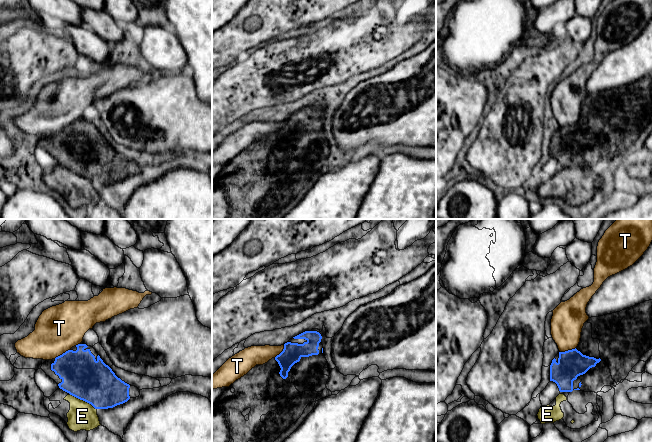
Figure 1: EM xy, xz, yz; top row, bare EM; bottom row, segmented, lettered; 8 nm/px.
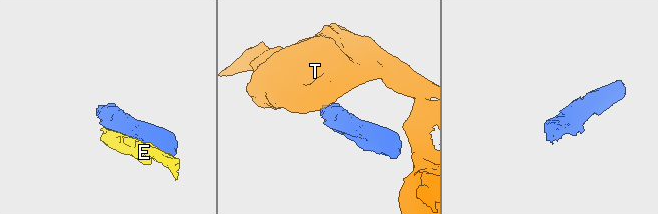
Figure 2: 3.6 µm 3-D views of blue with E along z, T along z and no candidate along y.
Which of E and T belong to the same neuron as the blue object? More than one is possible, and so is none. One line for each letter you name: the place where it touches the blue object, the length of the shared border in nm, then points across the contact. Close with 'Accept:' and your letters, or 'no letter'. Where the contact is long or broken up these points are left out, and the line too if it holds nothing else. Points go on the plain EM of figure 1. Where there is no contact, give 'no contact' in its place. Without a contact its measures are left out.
Accept: no letter

